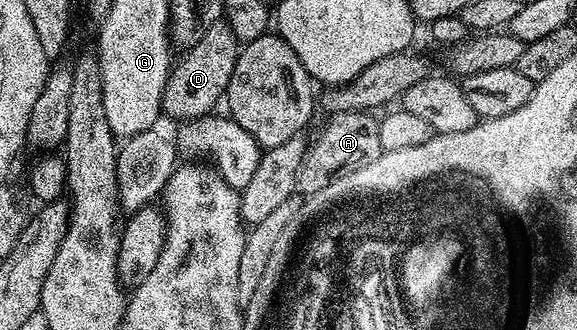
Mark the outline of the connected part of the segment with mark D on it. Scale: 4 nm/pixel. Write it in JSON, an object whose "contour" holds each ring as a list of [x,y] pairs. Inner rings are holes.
{"contour":[[[223,20],[211,24],[211,28],[207,28],[207,32],[203,32],[203,36],[199,36],[199,40],[193,46],[188,47],[184,51],[185,54],[181,59],[172,63],[169,79],[163,88],[161,96],[161,113],[167,119],[177,118],[178,123],[190,122],[196,118],[203,118],[214,113],[213,110],[224,99],[225,90],[229,86],[231,80],[231,72],[235,72],[235,60],[239,43],[237,37],[231,32],[231,28]]]}

